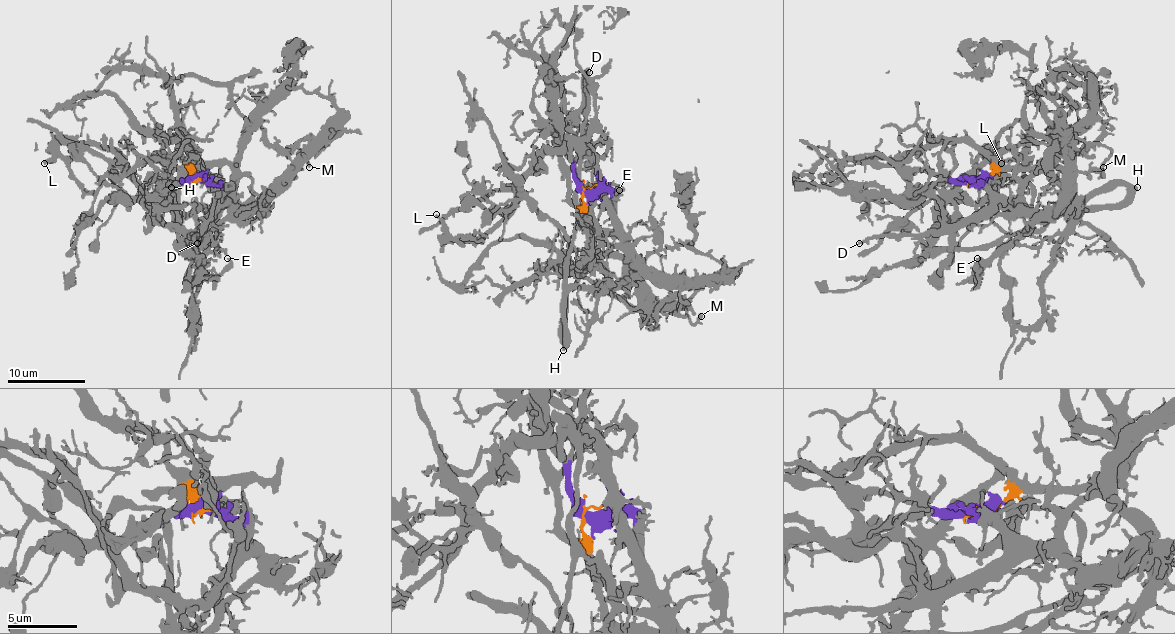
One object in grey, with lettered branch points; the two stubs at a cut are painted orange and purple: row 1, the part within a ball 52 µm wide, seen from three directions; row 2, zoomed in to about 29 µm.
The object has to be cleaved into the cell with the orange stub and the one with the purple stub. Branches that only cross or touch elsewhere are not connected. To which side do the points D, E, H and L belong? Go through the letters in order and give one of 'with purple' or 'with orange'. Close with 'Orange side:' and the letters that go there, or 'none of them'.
D: with purple
E: with purple
H: with orange
L: with purple
Orange side: H

